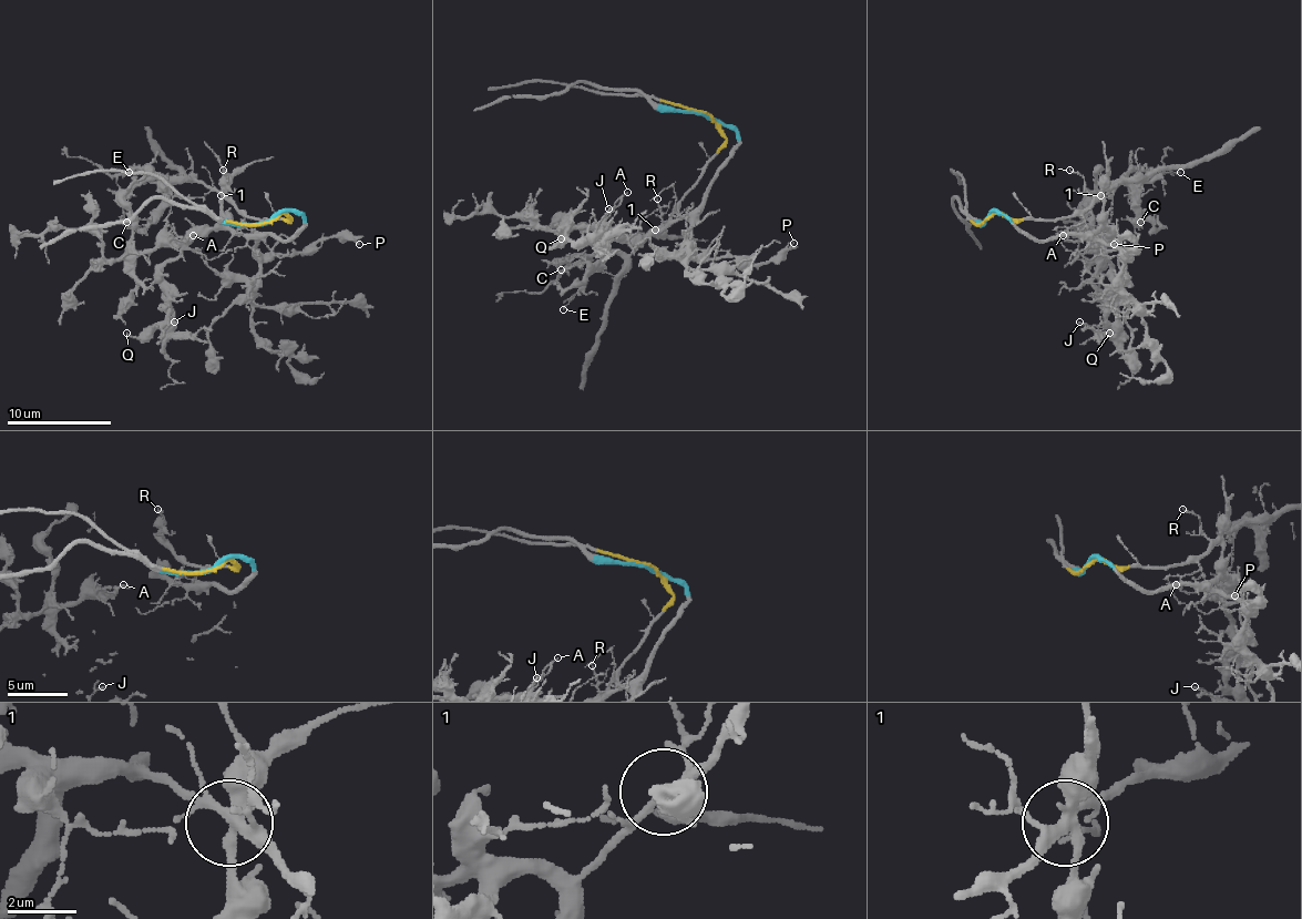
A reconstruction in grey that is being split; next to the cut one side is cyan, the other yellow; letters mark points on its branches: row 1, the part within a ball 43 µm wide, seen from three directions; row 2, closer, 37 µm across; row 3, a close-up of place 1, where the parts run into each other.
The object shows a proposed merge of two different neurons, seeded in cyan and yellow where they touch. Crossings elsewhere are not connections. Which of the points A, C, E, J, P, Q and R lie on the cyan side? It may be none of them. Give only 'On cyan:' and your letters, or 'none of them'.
On cyan: A, J, P, Q

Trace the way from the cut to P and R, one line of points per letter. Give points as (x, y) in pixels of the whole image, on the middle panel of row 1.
P: (706, 115), (731, 128), (737, 143), (693, 226), (690, 247), (698, 255), (745, 257), (755, 265), (793, 242)
R: (706, 115), (718, 128), (724, 146), (685, 195), (677, 211), (664, 222), (656, 197)

